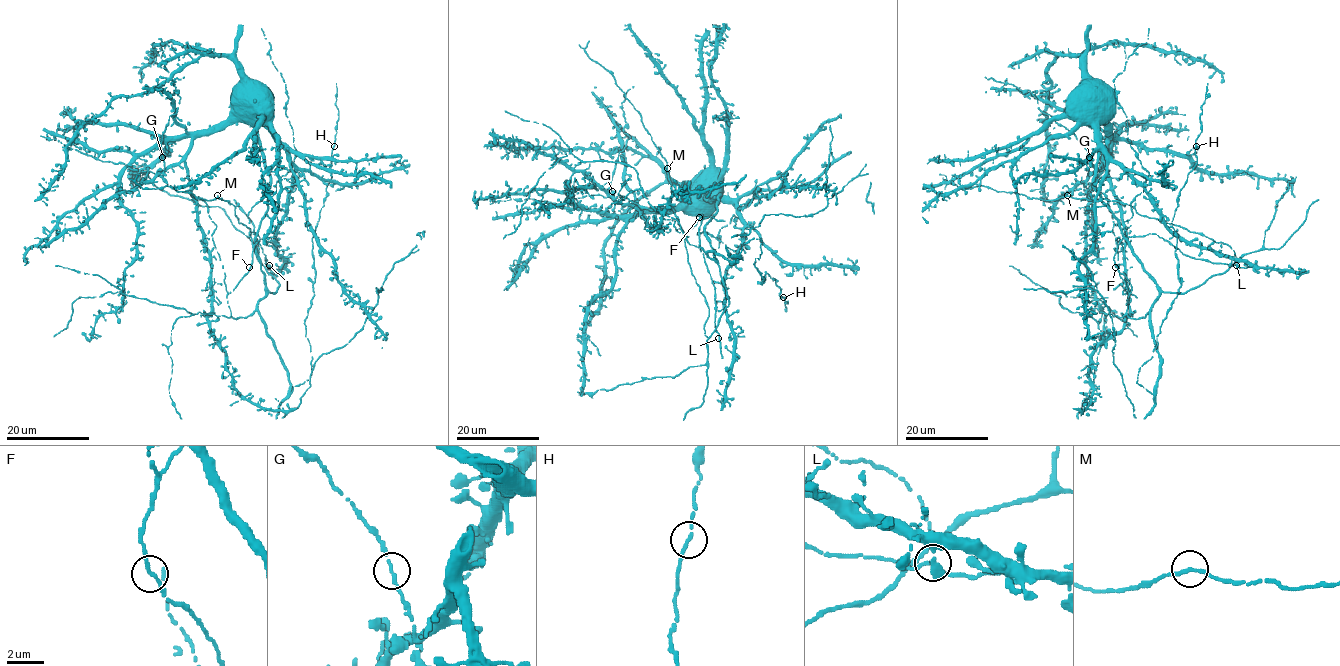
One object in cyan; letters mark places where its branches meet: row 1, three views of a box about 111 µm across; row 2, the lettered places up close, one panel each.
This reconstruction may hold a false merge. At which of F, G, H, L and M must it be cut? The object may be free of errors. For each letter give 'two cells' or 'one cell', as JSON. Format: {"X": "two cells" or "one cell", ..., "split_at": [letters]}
{"F": "one cell", "G": "one cell", "H": "one cell", "L": "one cell", "M": "one cell", "split_at": []}

